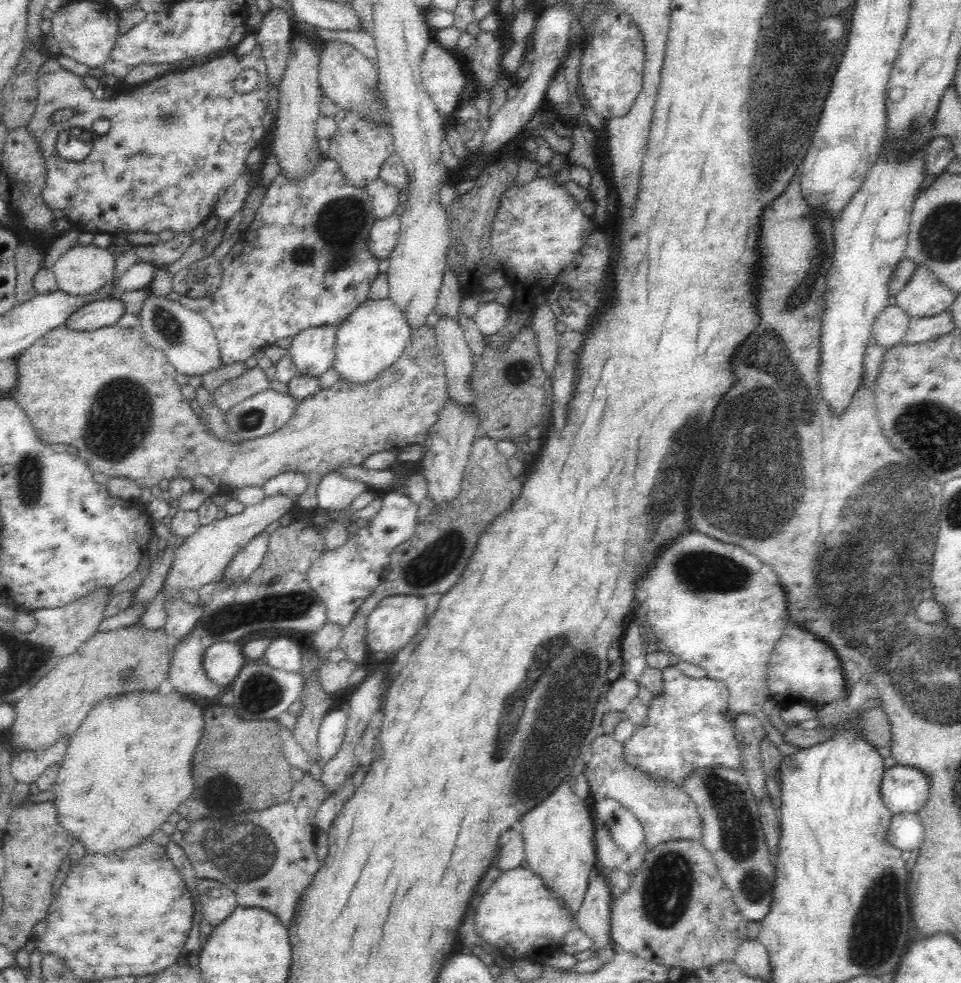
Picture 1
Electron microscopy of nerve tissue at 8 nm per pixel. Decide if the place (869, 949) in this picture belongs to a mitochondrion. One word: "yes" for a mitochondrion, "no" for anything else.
yes

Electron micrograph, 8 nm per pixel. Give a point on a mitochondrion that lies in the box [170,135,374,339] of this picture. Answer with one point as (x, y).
(339, 224)

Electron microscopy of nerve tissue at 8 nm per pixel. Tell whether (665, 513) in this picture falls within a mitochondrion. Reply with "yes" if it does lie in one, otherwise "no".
yes

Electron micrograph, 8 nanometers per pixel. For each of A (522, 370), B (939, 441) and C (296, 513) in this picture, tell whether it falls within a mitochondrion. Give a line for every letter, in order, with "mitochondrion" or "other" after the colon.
A: mitochondrion
B: mitochondrion
C: other

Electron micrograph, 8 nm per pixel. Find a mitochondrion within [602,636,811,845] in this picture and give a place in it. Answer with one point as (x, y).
(614, 819)

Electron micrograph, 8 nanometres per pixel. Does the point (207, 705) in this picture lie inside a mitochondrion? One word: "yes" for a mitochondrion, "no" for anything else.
no

